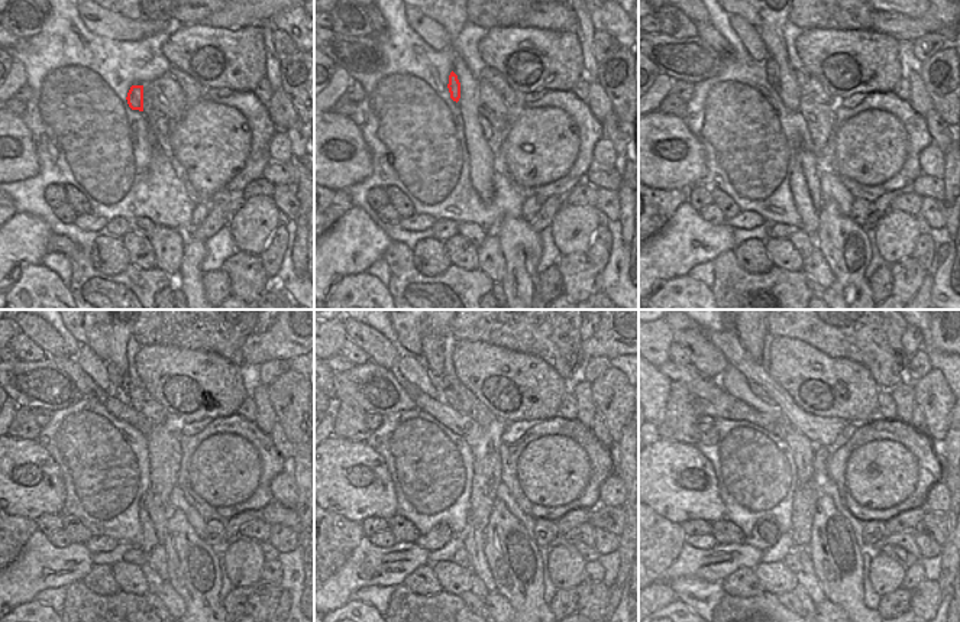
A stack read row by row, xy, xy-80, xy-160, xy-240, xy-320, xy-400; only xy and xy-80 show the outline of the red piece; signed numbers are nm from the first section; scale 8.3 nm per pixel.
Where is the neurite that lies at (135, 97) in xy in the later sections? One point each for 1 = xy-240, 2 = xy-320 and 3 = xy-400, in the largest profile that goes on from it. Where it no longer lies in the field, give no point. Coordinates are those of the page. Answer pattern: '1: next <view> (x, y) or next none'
1: next xy-240 (122, 385)
2: next xy-320 (432, 343)
3: next xy-400 (752, 339)

